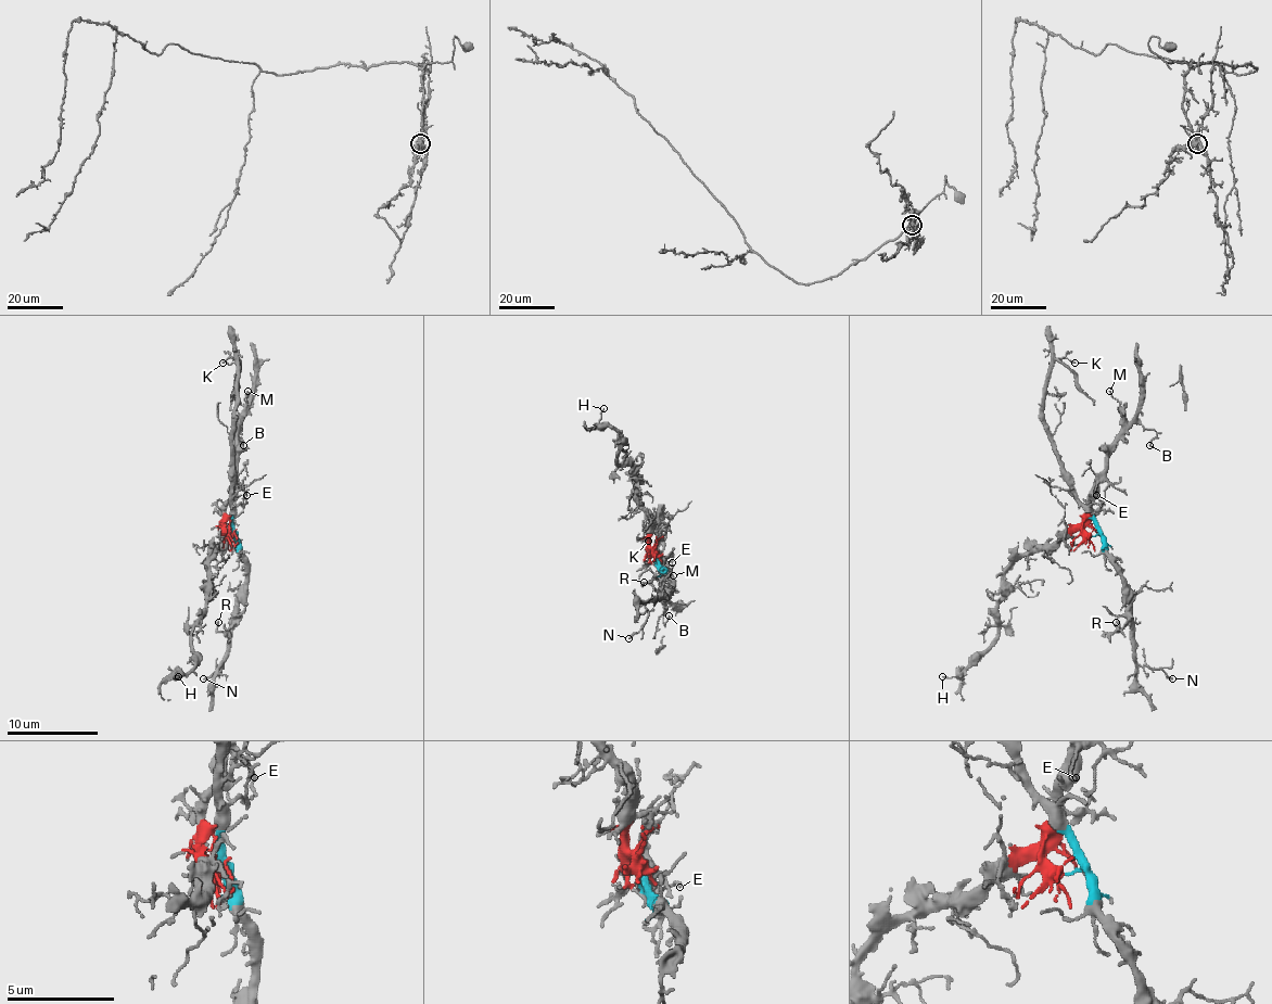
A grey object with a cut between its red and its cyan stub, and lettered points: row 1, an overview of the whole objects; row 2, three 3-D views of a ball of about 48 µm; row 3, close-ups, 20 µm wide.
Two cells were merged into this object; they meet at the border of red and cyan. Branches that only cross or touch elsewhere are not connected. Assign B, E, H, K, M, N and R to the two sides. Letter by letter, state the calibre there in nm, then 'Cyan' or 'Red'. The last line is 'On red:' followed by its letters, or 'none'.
B: Thickness 120 nm. Red
E: Thickness 100 nm. Red
H: Thickness 90 nm. Red
K: Thickness 100 nm. Cyan
M: Thickness 100 nm. Red
N: Thickness 160 nm. Cyan
R: Thickness 130 nm. Cyan
On red: B, E, H, M

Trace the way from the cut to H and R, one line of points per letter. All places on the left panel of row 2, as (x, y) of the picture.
H: (228, 536), (223, 530), (223, 544), (212, 555), (205, 617), (193, 627), (191, 639), (195, 664), (177, 676)
R: (228, 536), (234, 538), (245, 577), (234, 621), (223, 631), (216, 627), (218, 621)

